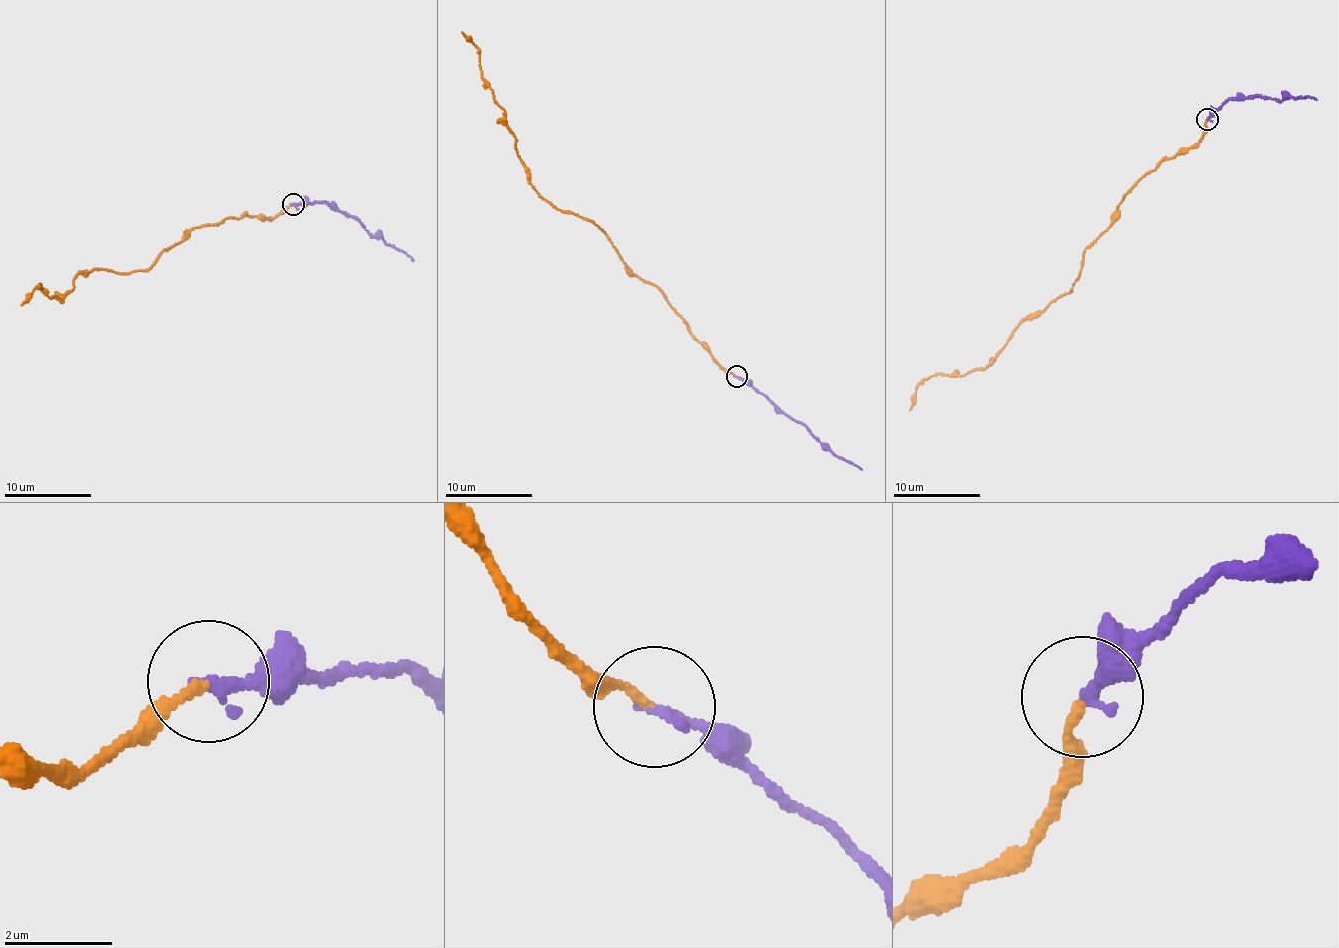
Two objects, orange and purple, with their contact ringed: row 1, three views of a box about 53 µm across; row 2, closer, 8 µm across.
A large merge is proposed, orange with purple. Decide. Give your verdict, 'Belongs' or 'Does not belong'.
Belongs

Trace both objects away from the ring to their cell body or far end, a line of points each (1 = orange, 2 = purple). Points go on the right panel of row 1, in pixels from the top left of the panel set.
1: (1206, 119), (1197, 143), (1127, 193), (1070, 291), (1030, 314), (987, 365), (927, 377), (909, 410)
2: (1206, 119), (1223, 102), (1243, 96), (1259, 94), (1277, 100), (1291, 95), (1316, 100)

